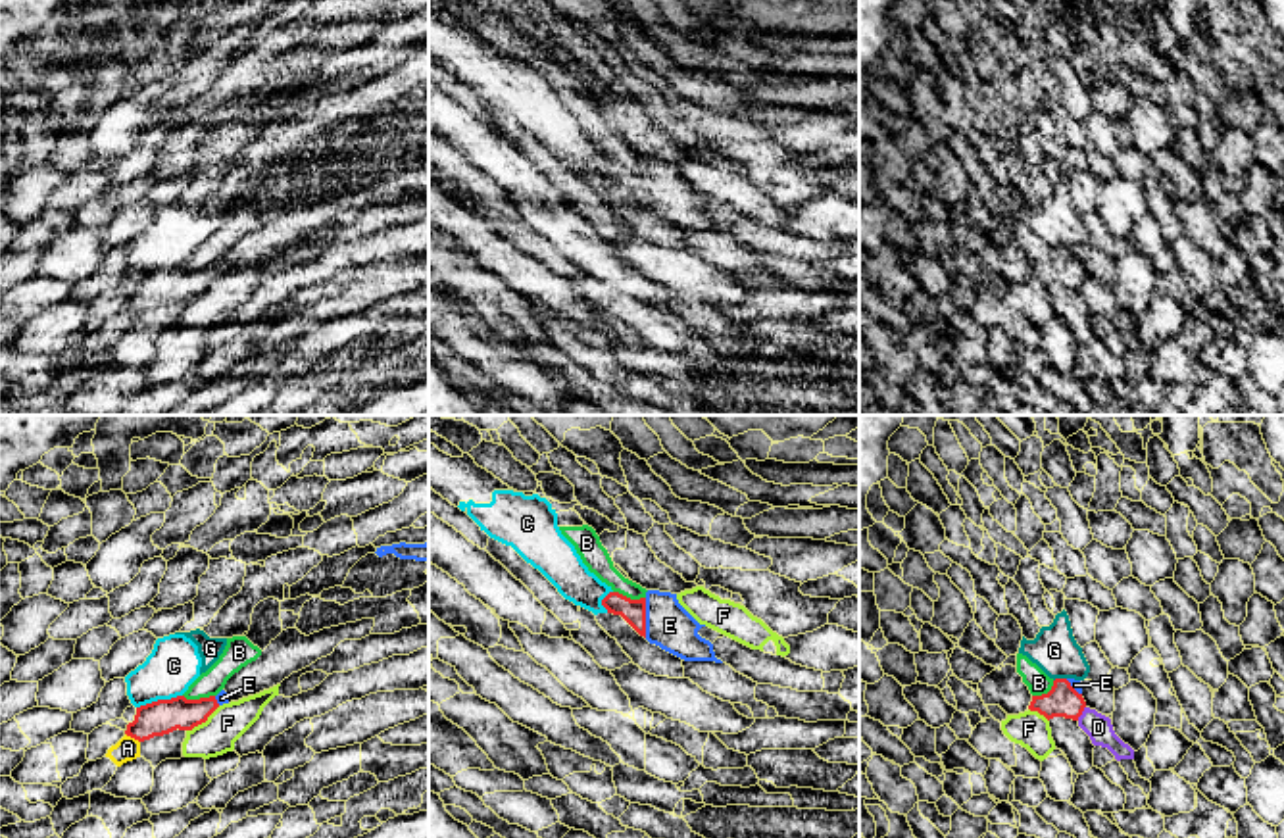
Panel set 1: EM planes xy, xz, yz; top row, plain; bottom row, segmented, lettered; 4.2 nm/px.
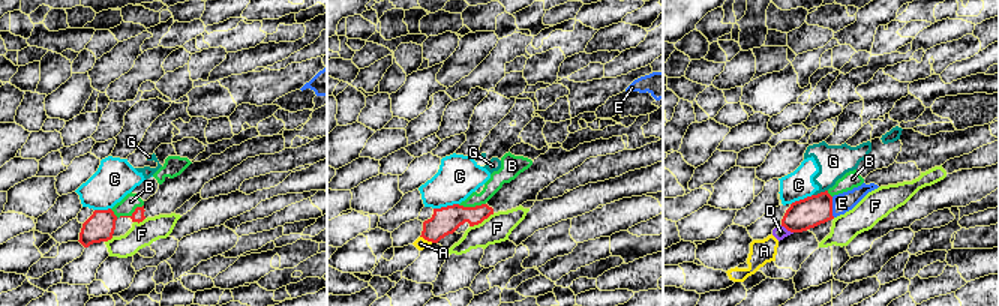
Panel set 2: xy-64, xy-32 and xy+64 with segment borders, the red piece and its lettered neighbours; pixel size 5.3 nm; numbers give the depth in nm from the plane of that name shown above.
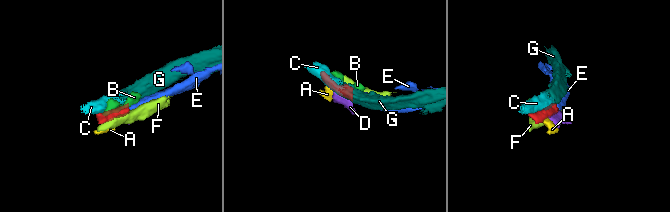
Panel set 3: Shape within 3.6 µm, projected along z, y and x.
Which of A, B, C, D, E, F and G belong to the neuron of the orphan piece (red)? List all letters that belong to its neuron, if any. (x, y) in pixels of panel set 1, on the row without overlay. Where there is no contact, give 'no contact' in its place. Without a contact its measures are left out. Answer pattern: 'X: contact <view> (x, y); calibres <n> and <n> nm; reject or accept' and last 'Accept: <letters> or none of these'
A: contact xy (133, 306); calibres 150 and 100 nm; reject
B: contact xy (200, 268); calibres 150 and 120 nm; reject
C: contact xy (158, 270); calibres 150 and 220 nm; reject
D: contact yz (1081, 283); calibres 140 and 110 nm; reject
E: contact xz (644, 187); calibres 100 and 190 nm; accept
F: contact xy (202, 291); calibres 150 and 160 nm; reject
G: contact yz (1060, 248); calibres 140 and 190 nm; reject
Accept: E

